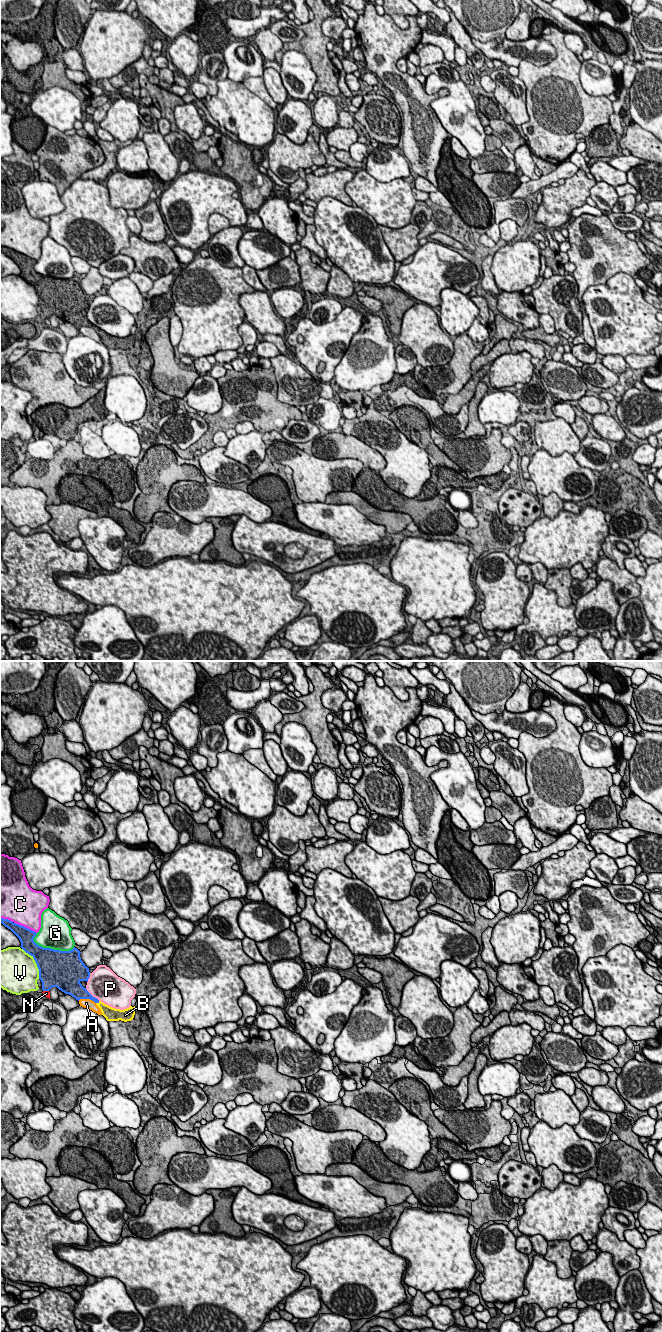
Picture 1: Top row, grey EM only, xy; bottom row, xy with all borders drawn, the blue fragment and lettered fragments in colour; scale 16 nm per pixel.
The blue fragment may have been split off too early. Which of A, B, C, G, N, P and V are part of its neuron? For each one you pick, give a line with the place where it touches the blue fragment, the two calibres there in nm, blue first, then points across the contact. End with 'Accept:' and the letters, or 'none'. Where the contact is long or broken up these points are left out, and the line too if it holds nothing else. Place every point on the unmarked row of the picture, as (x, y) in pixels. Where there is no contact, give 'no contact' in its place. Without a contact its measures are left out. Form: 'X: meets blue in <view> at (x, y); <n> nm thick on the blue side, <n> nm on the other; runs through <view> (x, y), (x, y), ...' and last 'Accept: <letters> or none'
B: meets blue in xy at (97, 330); 160 nm thick on the blue side, 200 nm on the other
Accept: B

